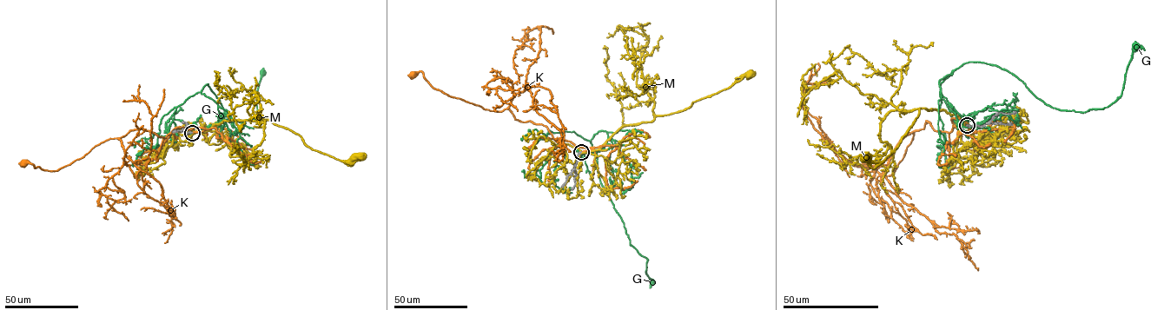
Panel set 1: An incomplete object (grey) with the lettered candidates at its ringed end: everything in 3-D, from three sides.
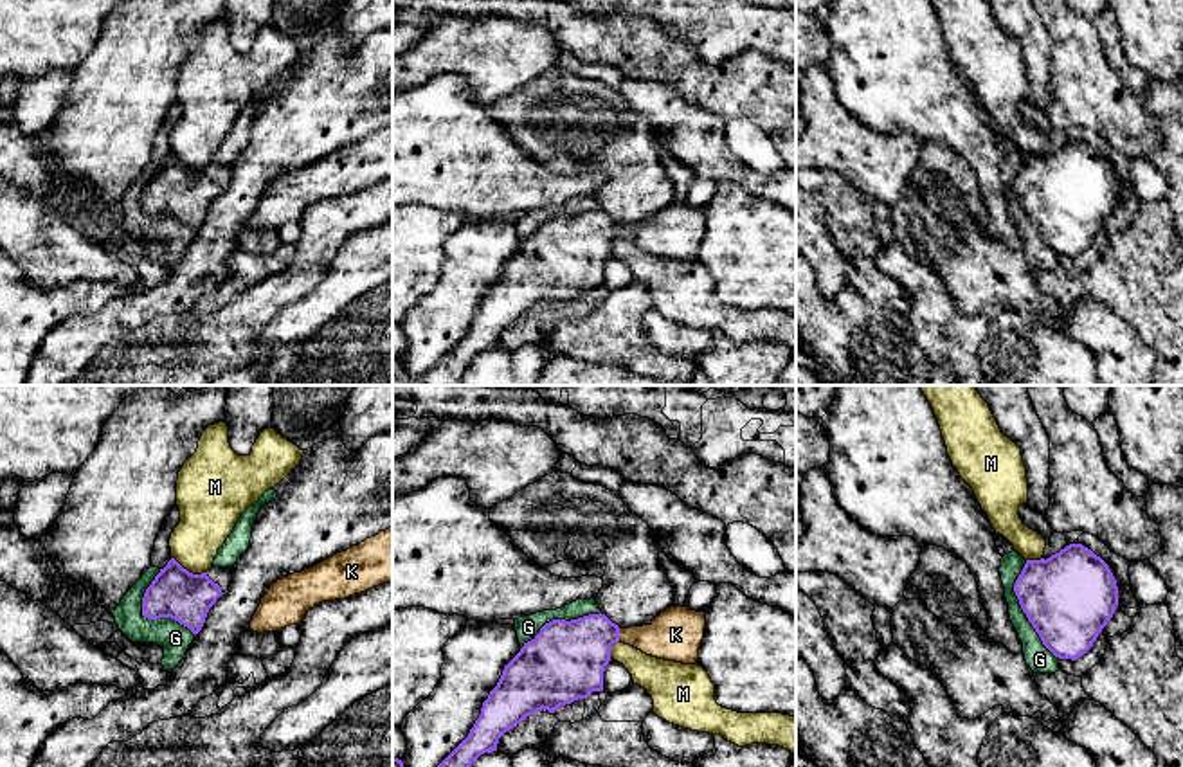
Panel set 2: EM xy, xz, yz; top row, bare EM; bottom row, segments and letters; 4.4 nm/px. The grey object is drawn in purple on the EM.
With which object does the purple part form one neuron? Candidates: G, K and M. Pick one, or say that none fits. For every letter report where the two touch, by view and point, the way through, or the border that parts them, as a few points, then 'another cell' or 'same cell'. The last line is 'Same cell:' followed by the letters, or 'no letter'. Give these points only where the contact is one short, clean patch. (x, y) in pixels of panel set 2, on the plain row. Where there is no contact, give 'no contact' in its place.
G: contact yz (1023, 207); another cell
K: contact xz (618, 231); way xz (568, 254), (595, 231), (618, 231), (674, 231); same cell
M: contact xy (188, 168); border xy (171, 153), (193, 170), (206, 170); another cell
Same cell: K

